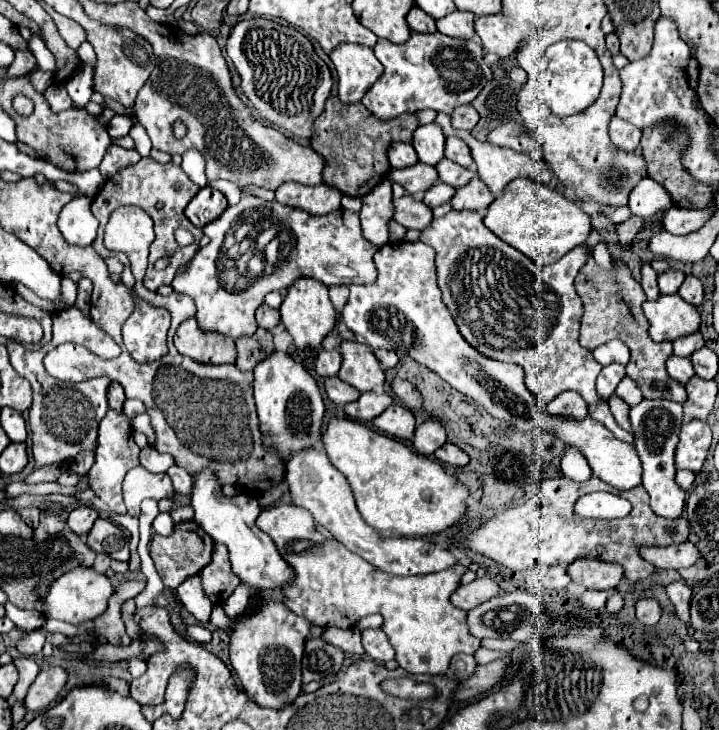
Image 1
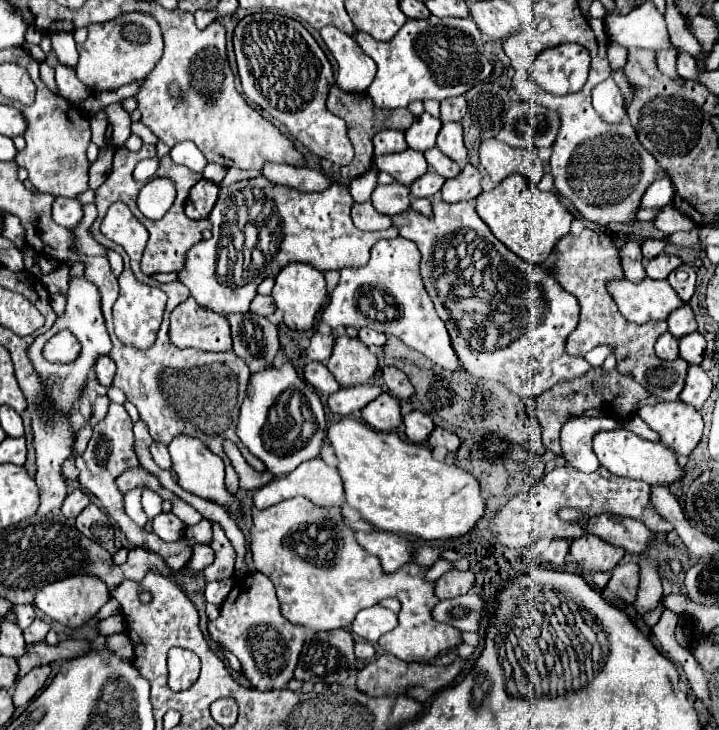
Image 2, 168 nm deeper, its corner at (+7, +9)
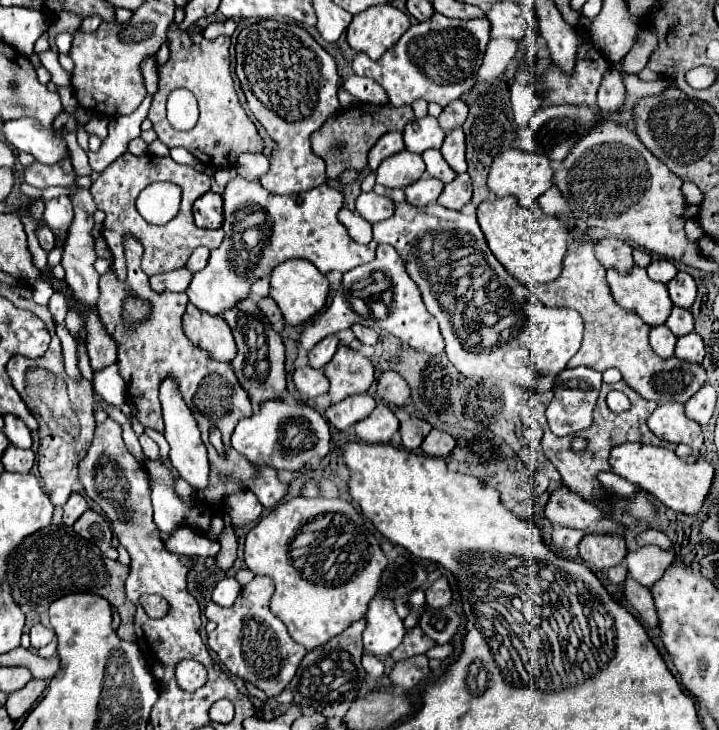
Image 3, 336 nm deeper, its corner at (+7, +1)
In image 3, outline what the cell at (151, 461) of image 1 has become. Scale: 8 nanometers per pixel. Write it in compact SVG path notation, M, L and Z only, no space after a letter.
M165 379L161 383L159 399L161 399L161 407L163 407L163 419L165 419L165 439L167 439L170 447L169 460L173 463L173 467L177 469L179 477L191 484L195 490L207 487L209 485L209 471L211 471L211 465L209 465L209 459L207 459L207 447L201 441L201 433L197 429L195 417L191 415L189 407L181 399L175 381Z

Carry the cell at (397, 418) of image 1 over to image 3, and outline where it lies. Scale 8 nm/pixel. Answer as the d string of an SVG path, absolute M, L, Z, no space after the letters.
M379 403L369 417L355 425L357 437L365 443L389 443L397 429L399 421L385 403Z

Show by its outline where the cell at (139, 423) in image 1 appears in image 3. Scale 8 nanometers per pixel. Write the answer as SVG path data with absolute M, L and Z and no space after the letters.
M111 365L111 367L105 367L103 371L97 371L95 373L95 391L109 403L113 405L123 405L127 403L127 397L125 397L125 387L123 387L123 381L117 373L117 365Z

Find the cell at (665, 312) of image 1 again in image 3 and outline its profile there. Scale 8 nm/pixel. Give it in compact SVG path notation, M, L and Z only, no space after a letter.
M633 267L627 275L609 269L607 283L613 293L613 299L623 309L637 313L649 325L665 323L673 309L667 285L651 281L643 267Z

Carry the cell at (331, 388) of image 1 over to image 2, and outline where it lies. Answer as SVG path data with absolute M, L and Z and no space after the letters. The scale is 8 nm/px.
M313 361L313 363L307 363L303 367L303 377L305 381L321 395L331 395L339 389L339 383L335 381L335 377L329 373L329 369L319 363L319 361Z

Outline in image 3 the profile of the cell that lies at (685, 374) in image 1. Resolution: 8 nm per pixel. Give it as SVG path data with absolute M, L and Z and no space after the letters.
M665 325L653 327L653 329L651 329L651 335L649 335L649 341L651 341L653 351L655 351L659 357L663 357L663 359L673 357L677 337L675 337L669 329L665 329Z

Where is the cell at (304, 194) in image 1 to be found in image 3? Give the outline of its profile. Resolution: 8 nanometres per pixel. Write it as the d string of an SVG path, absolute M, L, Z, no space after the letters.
M243 153L237 161L237 173L247 181L259 181L269 171L269 157Z

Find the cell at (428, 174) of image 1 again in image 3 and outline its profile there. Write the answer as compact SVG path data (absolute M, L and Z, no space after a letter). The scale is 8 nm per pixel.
M397 153L387 157L377 169L377 183L385 187L405 189L407 185L419 181L425 175L425 163L417 153Z

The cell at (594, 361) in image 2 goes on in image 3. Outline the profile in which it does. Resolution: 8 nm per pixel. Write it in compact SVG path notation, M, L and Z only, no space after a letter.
M585 365L581 367L575 367L575 369L565 369L557 381L555 381L555 399L551 401L549 409L547 409L547 421L549 421L549 429L559 435L559 437L565 437L565 435L575 435L577 431L585 429L591 425L593 417L591 417L591 411L593 411L593 405L595 405L595 399L599 395L599 389L601 389L601 373L595 371L595 369L589 369Z

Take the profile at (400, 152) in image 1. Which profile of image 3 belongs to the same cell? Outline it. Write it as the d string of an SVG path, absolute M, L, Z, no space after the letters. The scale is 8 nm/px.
M385 133L377 143L375 147L369 151L369 167L375 171L383 159L395 155L395 153L401 153L405 149L405 143L403 143L403 135L401 133Z

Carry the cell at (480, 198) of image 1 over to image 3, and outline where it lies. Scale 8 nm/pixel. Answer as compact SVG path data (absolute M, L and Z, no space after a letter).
M461 173L451 183L445 185L445 189L439 195L437 203L443 205L443 207L447 207L447 209L461 211L471 201L471 195L473 195L471 177L469 177L469 173Z

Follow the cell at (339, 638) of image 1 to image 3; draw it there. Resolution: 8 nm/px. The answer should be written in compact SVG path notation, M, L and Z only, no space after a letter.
M365 653L361 660L362 666L365 667L365 671L371 675L371 677L379 677L381 673L383 673L383 663L381 663L381 659L377 659L375 655L369 655L369 653Z

